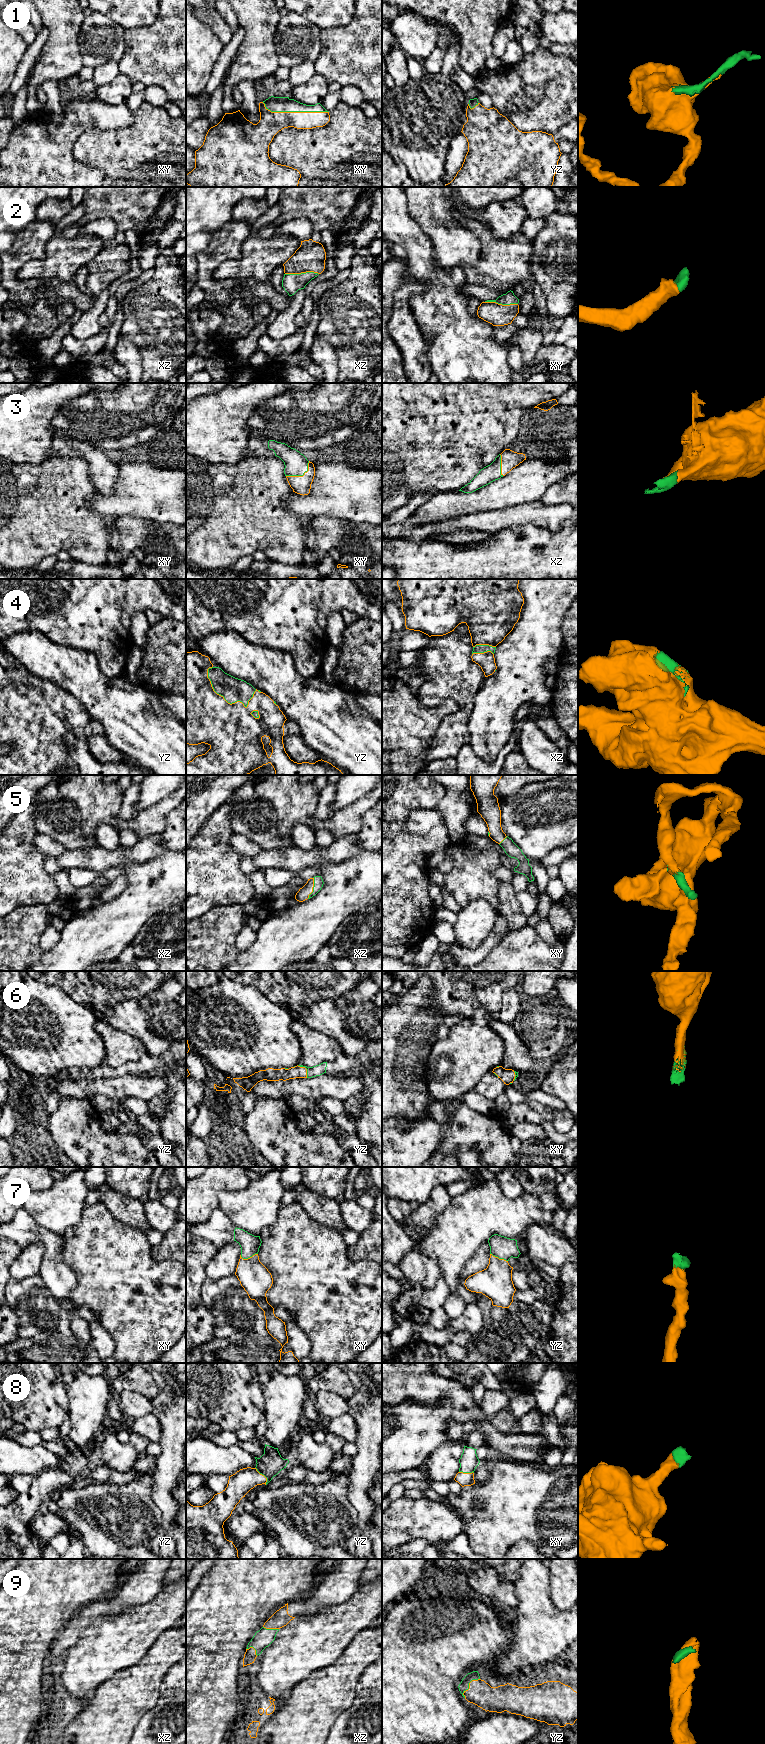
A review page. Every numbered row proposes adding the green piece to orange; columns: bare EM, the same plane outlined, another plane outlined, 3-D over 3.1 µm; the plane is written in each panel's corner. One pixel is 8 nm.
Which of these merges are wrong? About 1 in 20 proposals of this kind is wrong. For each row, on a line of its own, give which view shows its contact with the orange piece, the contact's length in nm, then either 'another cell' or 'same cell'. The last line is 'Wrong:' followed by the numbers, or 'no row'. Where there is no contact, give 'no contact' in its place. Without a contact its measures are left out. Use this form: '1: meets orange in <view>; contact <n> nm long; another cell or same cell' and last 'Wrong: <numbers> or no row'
1: meets orange in xy; contact 550 nm long; same cell
2: meets orange in xz; contact 280 nm long; same cell
3: meets orange in xy; contact 220 nm long; same cell
4: meets orange in yz; contact 480 nm long; same cell
5: meets orange in xz; contact 180 nm long; same cell
6: meets orange in yz; contact 130 nm long; same cell
7: meets orange in xy; contact 150 nm long; same cell
8: meets orange in yz; contact 170 nm long; same cell
9: meets orange in yz; contact 200 nm long; same cell
Wrong: no row

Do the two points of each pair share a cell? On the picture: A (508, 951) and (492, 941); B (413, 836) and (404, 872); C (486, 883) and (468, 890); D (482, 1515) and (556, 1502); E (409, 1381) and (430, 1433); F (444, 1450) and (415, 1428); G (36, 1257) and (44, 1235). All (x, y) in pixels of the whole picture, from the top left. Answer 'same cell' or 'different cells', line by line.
A: different cells
B: same cell
C: same cell
D: same cell
E: different cells
F: different cells
G: different cells

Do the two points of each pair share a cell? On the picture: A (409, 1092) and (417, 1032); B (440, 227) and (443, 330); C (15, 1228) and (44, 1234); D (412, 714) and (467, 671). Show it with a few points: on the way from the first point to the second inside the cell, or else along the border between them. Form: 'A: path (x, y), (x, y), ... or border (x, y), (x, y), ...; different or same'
A: path (409, 1077), (409, 1047); same
B: border (432, 247), (441, 269), (459, 266); different
C: path (22, 1229), (26, 1232), (37, 1233); same
D: border (416, 694), (430, 706), (447, 699); different

